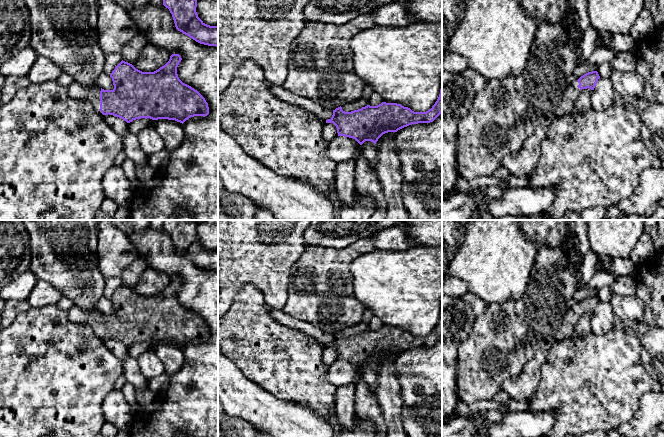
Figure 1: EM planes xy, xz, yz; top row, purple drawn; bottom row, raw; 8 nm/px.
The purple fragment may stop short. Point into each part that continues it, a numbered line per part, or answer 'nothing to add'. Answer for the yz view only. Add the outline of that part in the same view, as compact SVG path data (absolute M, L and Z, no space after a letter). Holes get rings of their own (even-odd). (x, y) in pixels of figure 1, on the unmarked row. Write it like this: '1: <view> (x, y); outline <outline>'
nothing to add

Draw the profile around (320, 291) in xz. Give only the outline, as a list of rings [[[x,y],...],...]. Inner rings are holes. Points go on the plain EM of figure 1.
[[[362,238],[344,249],[323,247],[319,245],[306,245],[305,251],[291,267],[289,285],[287,289],[287,303],[283,311],[296,319],[320,327],[325,333],[333,335],[345,327],[351,327],[360,323],[366,307],[355,298],[350,264],[359,256],[376,250],[373,240]]]

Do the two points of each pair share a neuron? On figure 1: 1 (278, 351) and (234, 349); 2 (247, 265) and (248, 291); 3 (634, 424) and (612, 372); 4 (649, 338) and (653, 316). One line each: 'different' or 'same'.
1: same
2: different
3: different
4: different

